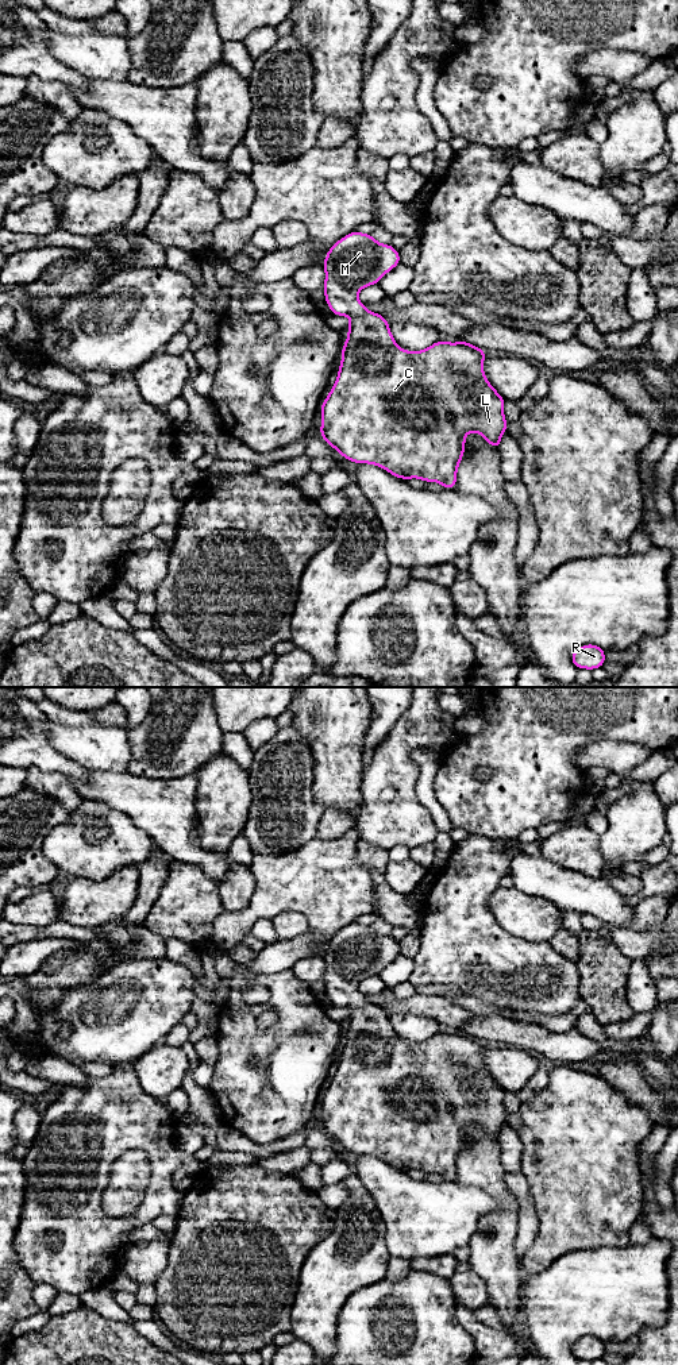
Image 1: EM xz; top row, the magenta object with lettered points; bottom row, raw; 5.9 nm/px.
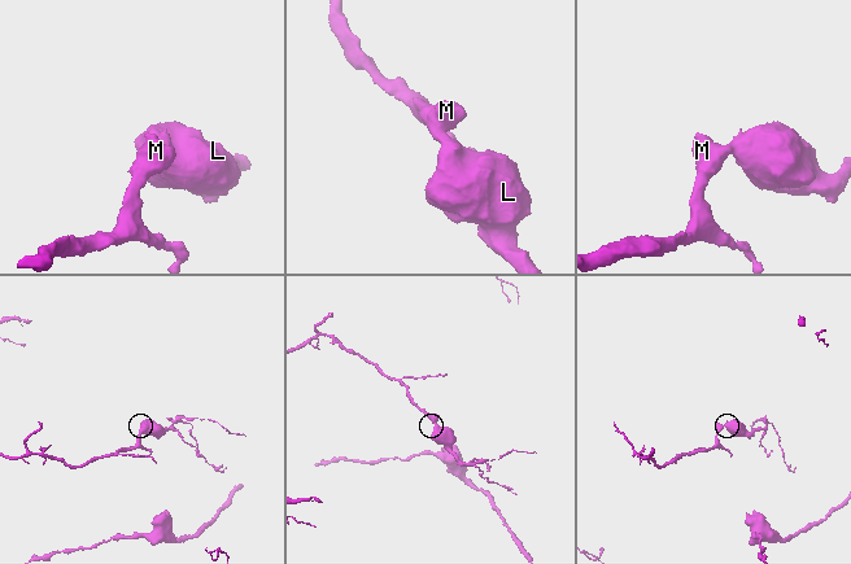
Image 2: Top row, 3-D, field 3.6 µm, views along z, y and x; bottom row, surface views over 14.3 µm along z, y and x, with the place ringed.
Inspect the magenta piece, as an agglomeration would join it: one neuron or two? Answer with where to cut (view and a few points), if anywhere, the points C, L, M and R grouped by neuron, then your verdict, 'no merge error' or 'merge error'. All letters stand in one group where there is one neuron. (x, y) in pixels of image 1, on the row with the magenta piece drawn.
no cut; C L M R; no merge error

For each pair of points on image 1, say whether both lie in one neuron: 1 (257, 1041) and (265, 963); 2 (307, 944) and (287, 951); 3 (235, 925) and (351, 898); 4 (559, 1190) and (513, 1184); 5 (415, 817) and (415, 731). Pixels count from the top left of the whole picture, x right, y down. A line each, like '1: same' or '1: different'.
1: different
2: same
3: same
4: different
5: same

